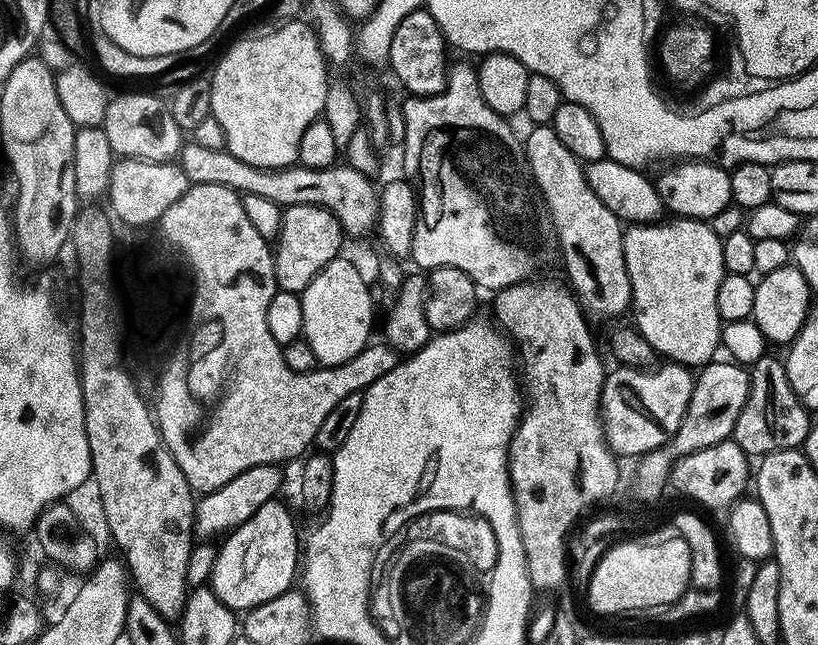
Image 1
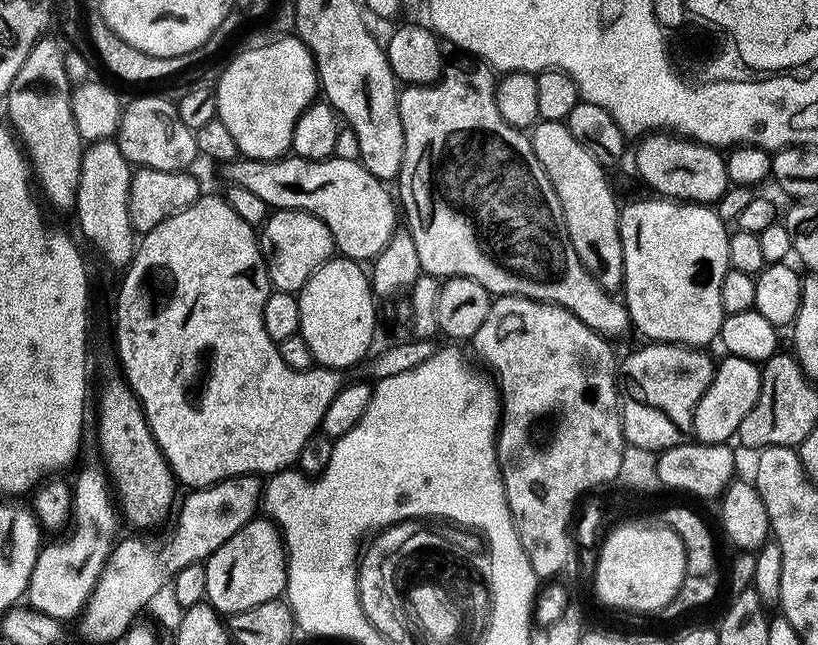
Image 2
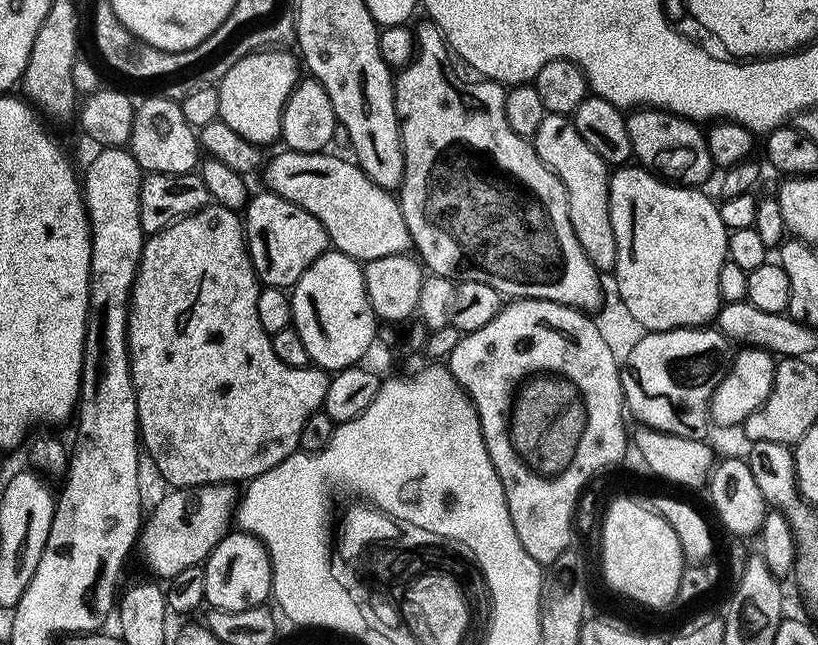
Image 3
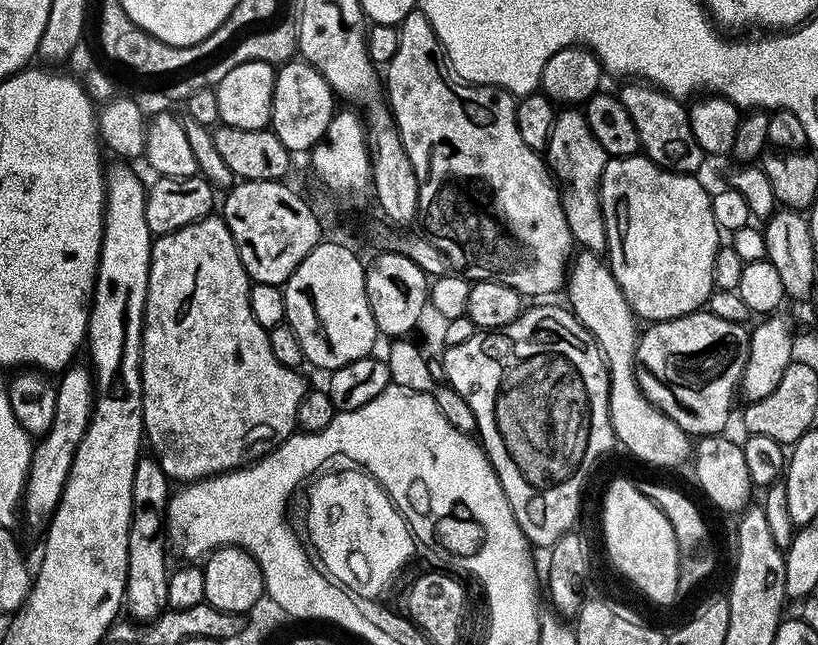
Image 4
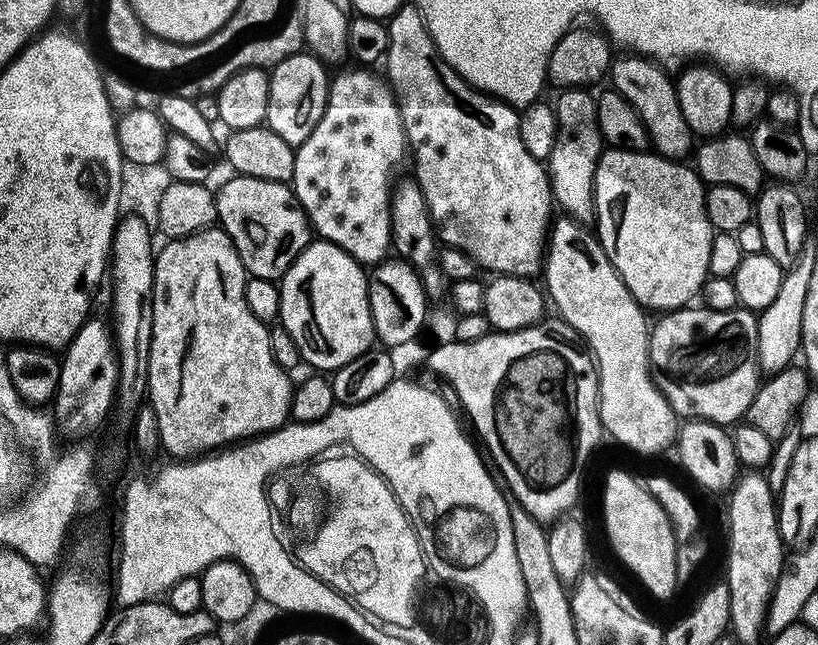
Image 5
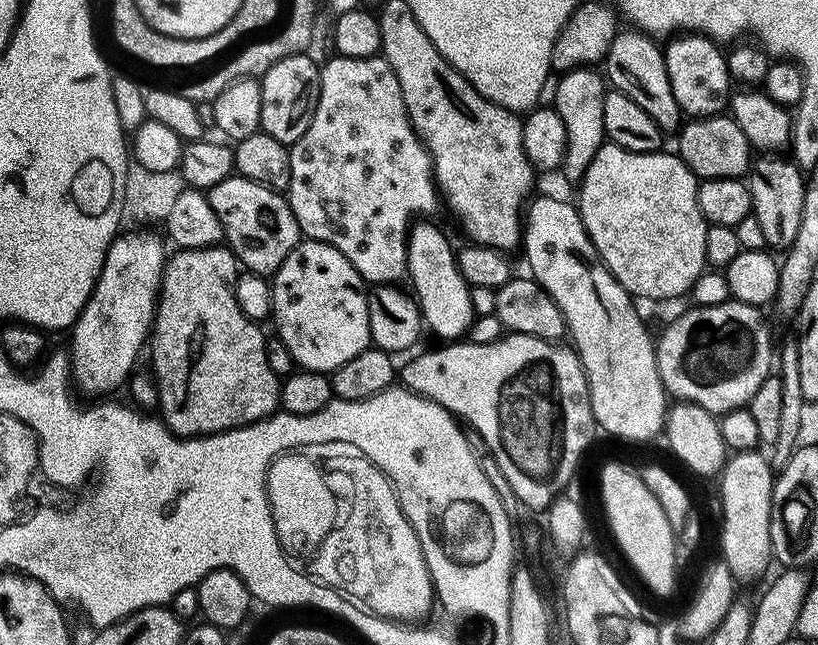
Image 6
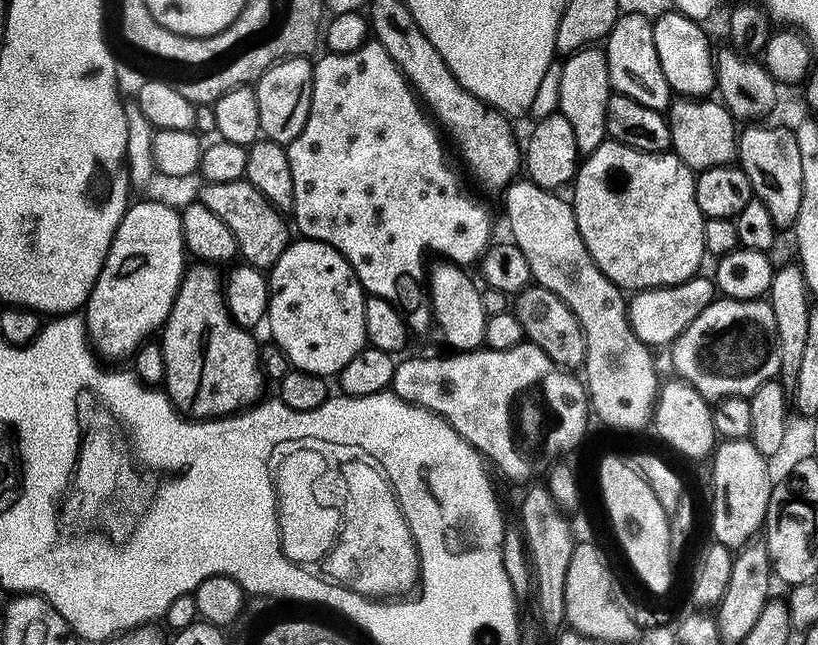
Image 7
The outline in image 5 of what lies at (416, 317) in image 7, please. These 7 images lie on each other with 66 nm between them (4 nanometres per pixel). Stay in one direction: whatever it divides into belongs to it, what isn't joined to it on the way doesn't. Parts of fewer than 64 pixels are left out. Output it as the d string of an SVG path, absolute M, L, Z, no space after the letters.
M356 70L360 72L344 72L340 77L331 81L329 90L329 102L326 106L326 112L318 123L317 129L307 138L306 142L296 149L296 161L294 162L294 178L291 187L296 193L298 202L306 210L308 221L312 224L313 233L321 240L327 240L328 243L338 246L342 250L346 250L346 254L350 254L359 264L365 266L379 266L389 259L389 254L393 251L392 241L392 200L394 193L394 185L392 179L396 176L396 171L404 164L404 159L409 159L410 145L408 143L408 135L404 133L404 123L402 122L402 114L400 107L396 101L396 95L392 92L392 85L388 83L383 75L375 76L372 70Z

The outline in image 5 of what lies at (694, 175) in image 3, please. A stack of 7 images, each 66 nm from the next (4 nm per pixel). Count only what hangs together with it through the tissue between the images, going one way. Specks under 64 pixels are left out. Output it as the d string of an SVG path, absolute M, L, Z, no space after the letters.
M624 54L621 57L621 60L620 57L613 59L610 73L611 87L618 94L622 94L622 98L626 98L626 102L630 102L634 110L638 110L638 118L642 118L652 139L655 155L662 156L666 160L687 161L693 155L698 140L682 114L676 80L668 77L671 75L655 60L649 60L647 56Z

